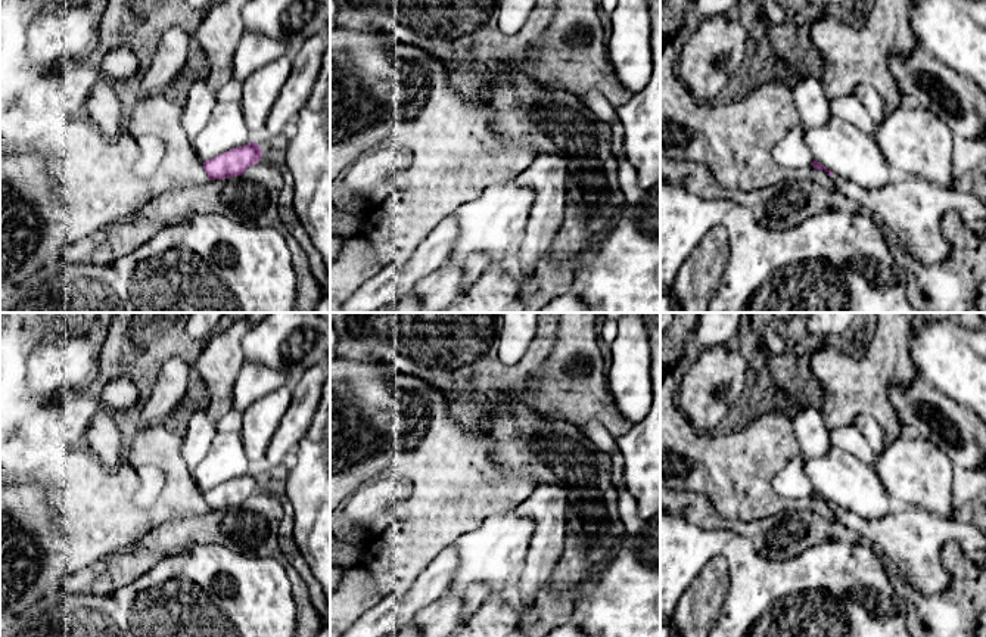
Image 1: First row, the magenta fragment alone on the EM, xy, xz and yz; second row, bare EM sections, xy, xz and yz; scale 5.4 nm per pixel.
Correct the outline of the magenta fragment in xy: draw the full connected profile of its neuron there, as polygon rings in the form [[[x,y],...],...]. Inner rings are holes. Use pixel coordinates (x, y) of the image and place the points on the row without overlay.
[[[251,472],[245,476],[230,479],[206,492],[203,492],[203,500],[209,510],[224,510],[228,507],[237,507],[245,504],[245,501],[258,494],[262,488],[261,476]]]

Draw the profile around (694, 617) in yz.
[[[722,556],[709,560],[681,596],[674,625],[681,637],[707,637],[721,613],[730,587],[728,566]]]

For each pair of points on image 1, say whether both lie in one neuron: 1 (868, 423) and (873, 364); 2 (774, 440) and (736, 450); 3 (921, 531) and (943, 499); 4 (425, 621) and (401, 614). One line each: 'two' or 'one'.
1: two
2: one
3: two
4: two

